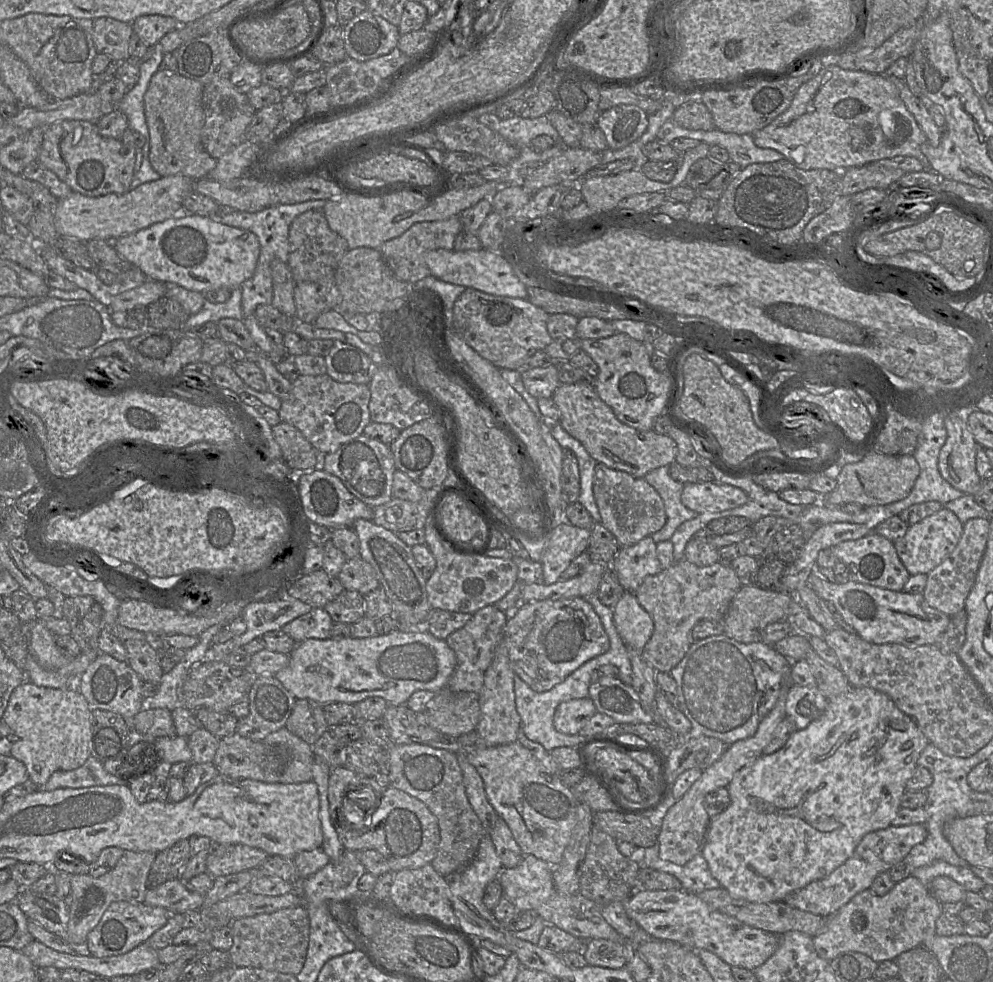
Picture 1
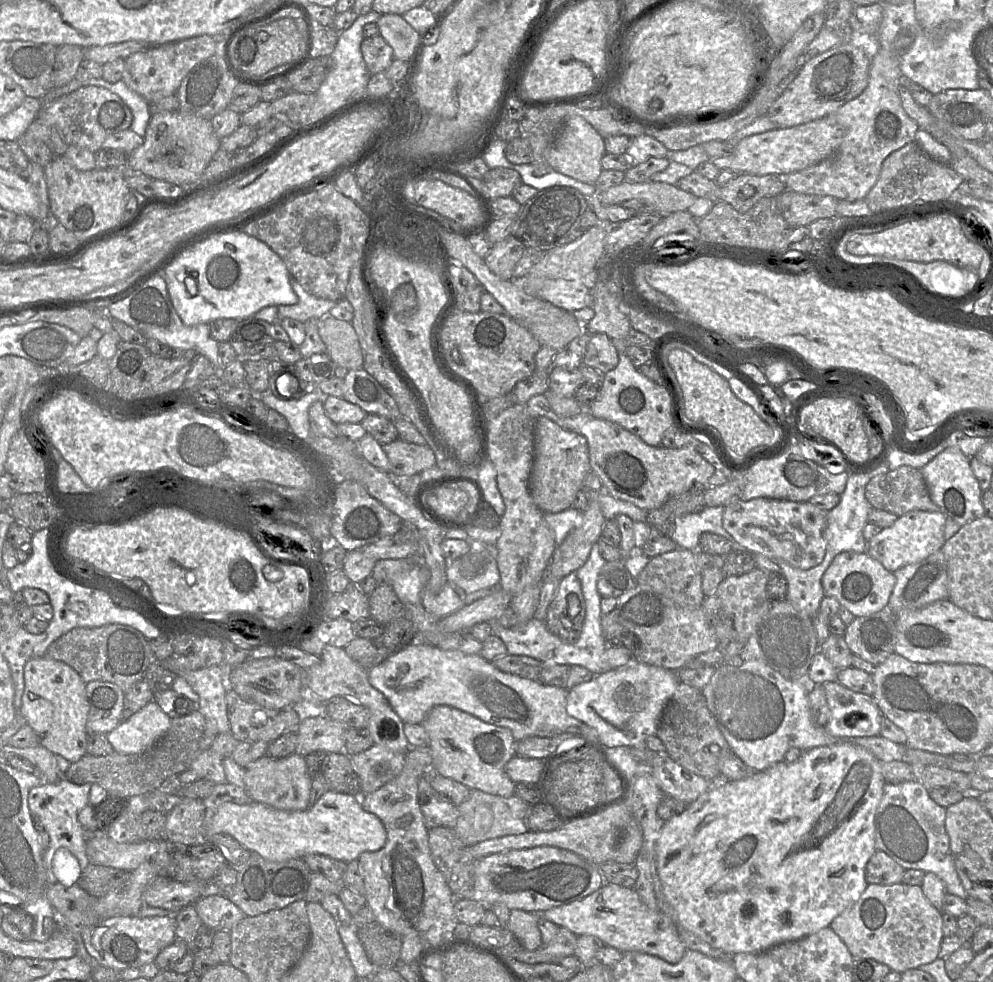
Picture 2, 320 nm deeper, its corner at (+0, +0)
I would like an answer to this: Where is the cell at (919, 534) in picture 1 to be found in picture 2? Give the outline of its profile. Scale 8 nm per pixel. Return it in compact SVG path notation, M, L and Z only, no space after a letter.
M909 511L898 517L892 526L883 528L880 533L872 537L867 542L867 553L891 572L917 563L940 550L944 545L946 519L946 515L941 511Z

